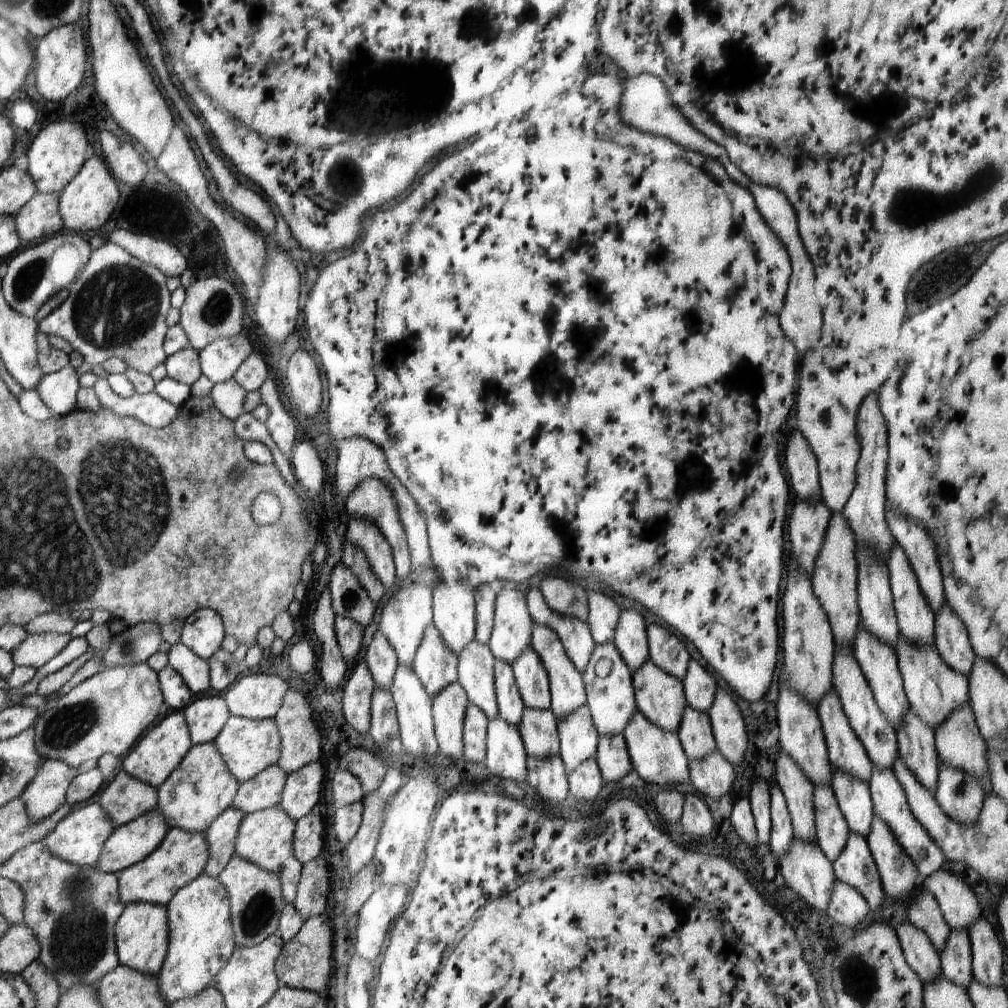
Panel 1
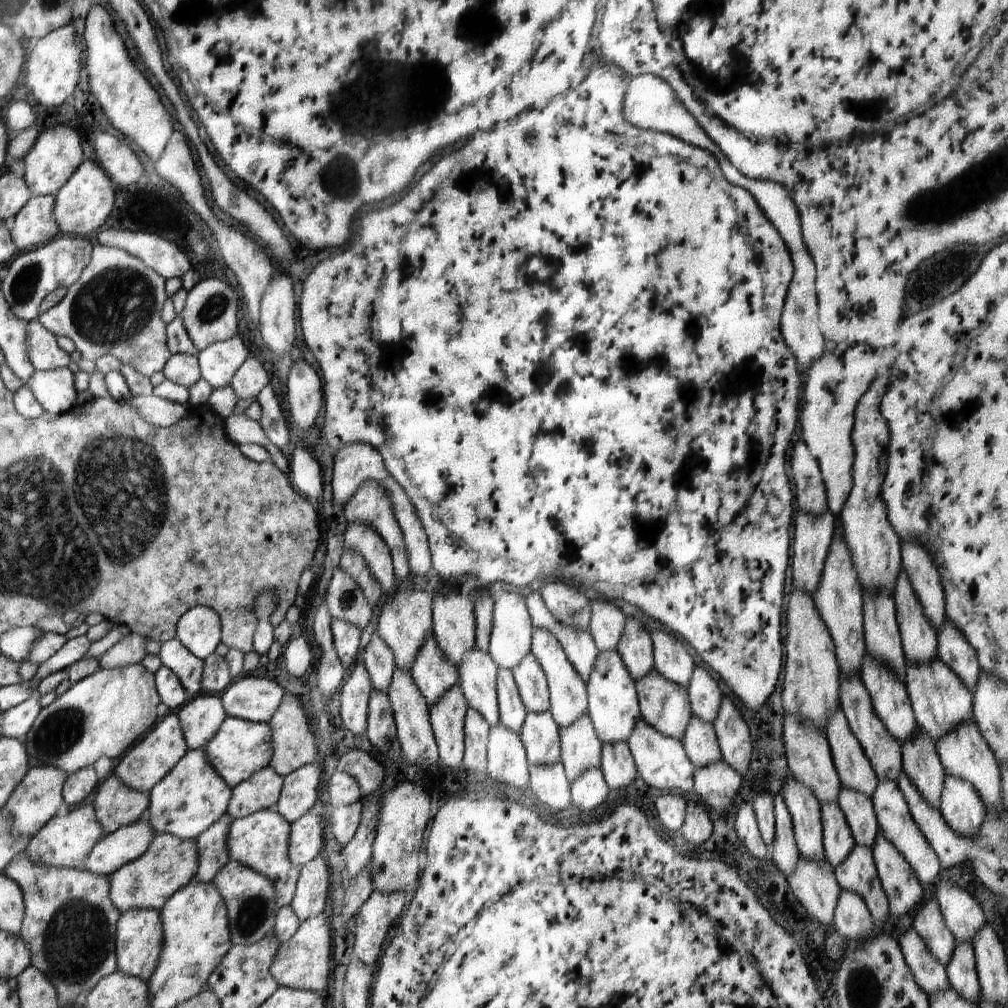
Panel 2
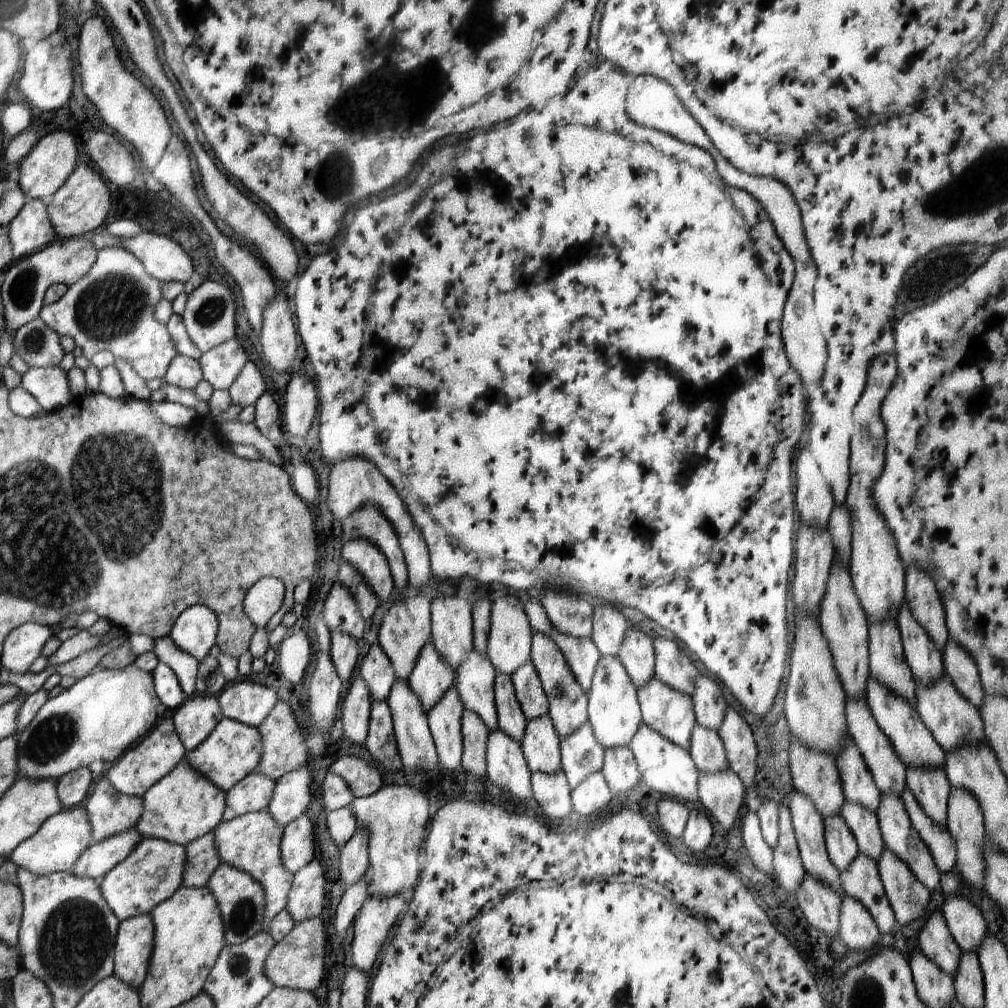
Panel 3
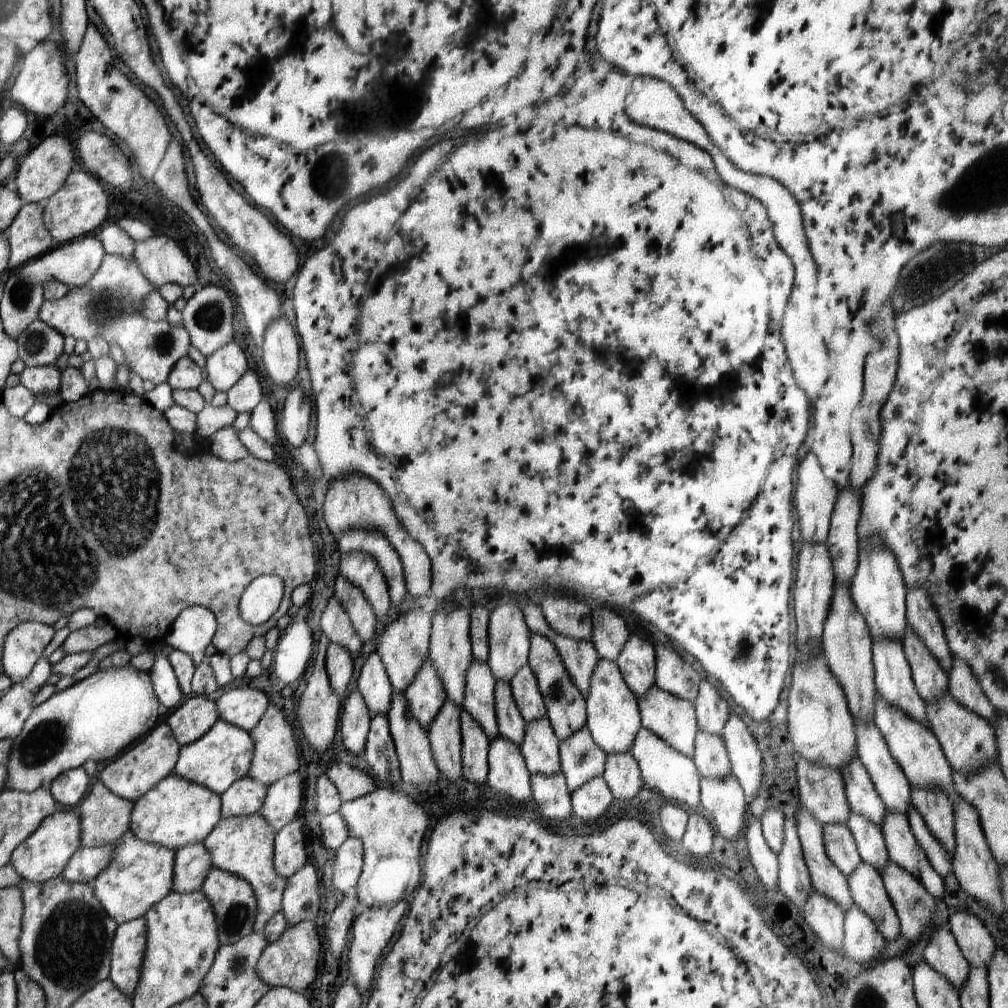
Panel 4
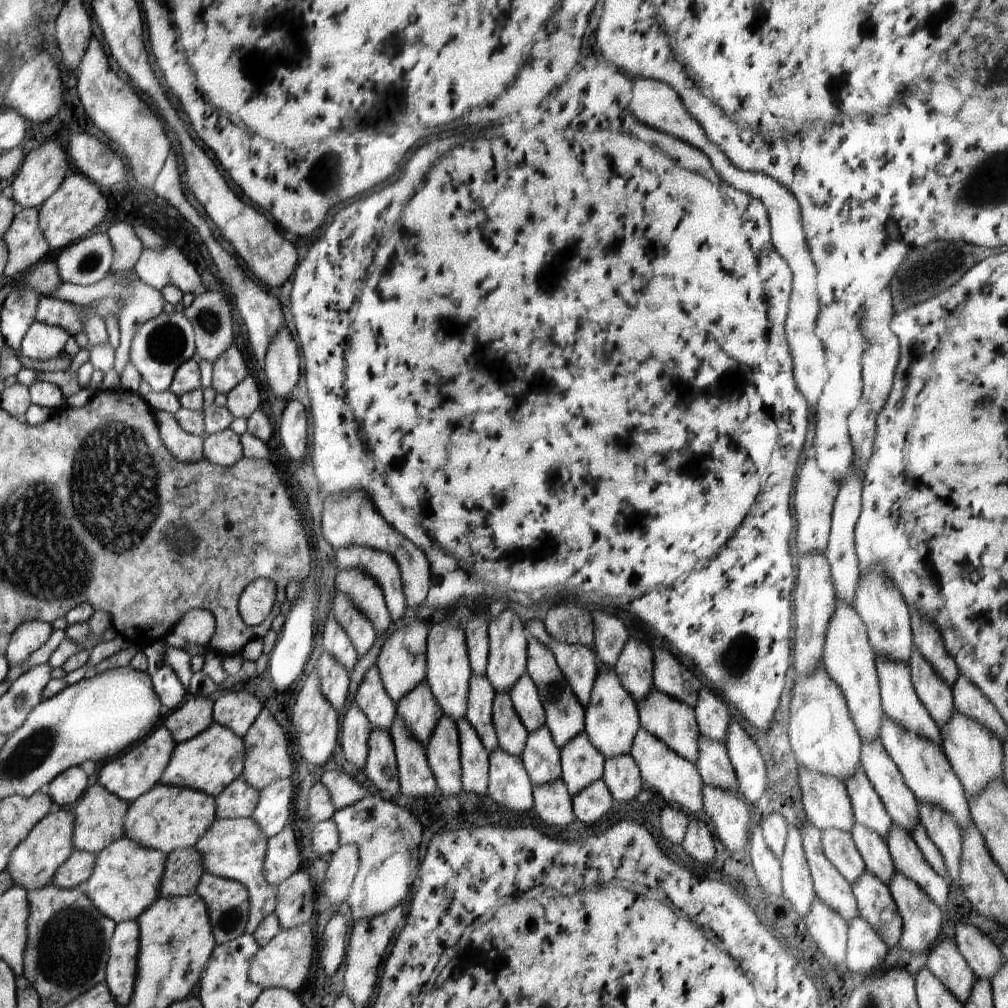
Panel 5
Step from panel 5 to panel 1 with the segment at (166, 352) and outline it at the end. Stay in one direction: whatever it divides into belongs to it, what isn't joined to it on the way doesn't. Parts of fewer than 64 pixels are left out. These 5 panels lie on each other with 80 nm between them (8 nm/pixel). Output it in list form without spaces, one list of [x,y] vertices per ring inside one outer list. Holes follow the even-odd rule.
[[[106,242],[100,248],[94,249],[93,256],[89,258],[88,264],[80,270],[80,276],[69,286],[68,298],[55,308],[46,318],[43,318],[40,322],[40,334],[50,334],[54,336],[61,336],[64,340],[68,340],[68,344],[72,346],[73,350],[79,352],[83,356],[83,362],[90,362],[90,364],[102,364],[110,357],[118,357],[124,360],[124,362],[134,370],[141,373],[150,374],[151,370],[160,363],[166,360],[166,354],[163,349],[164,337],[168,326],[166,324],[166,317],[170,308],[174,308],[174,292],[168,290],[168,277],[166,274],[162,274],[158,267],[152,266],[150,263],[143,263],[141,259],[137,259],[134,255],[131,255],[129,251],[118,246],[116,243]]]

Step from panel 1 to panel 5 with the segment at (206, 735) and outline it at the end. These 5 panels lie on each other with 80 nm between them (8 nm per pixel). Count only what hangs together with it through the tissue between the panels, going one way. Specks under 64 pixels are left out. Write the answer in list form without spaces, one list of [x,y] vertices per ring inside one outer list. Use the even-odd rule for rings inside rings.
[[[188,696],[184,704],[170,711],[166,717],[164,726],[172,732],[176,743],[189,741],[204,733],[208,726],[215,722],[212,720],[212,702],[206,697]]]

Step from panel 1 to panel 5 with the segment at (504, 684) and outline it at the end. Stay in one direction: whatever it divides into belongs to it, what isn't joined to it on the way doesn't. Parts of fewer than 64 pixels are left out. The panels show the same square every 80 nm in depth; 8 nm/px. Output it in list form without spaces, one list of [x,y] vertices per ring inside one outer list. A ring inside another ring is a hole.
[[[495,692],[493,723],[499,746],[507,753],[520,757],[529,734],[514,710],[509,692]]]

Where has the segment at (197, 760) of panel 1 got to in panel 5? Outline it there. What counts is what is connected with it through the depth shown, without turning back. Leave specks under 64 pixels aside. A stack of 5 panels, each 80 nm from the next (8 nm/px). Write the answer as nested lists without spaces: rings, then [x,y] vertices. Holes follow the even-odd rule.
[[[160,783],[148,793],[129,803],[125,814],[125,836],[139,845],[169,855],[176,849],[190,849],[212,828],[217,818],[217,801],[213,795],[176,785]]]

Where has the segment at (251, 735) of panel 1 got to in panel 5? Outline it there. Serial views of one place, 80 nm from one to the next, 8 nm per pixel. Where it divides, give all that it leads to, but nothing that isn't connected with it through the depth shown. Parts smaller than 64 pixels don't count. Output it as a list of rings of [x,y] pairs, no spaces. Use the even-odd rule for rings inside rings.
[[[215,722],[197,737],[176,743],[173,756],[170,757],[169,765],[162,773],[160,783],[199,790],[216,798],[234,780],[241,778],[244,773],[245,758],[244,738],[230,730],[230,727]]]

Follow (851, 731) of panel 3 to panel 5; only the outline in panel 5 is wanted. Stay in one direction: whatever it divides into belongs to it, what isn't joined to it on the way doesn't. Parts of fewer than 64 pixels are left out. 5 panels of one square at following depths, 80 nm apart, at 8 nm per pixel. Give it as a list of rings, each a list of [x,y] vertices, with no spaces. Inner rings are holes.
[[[876,737],[874,741],[862,741],[860,766],[864,769],[868,780],[870,780],[874,790],[878,793],[893,824],[904,828],[905,831],[912,834],[913,826],[920,823],[917,798],[908,786],[906,786],[896,763],[889,757],[886,750],[884,750],[884,745],[881,743],[879,737]]]

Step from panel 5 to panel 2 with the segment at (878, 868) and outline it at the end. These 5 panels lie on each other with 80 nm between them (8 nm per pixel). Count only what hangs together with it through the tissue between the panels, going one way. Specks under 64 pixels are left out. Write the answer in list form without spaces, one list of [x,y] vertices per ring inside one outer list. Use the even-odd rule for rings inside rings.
[[[846,787],[839,790],[837,798],[853,839],[871,850],[877,832],[880,831],[872,799],[859,790]]]

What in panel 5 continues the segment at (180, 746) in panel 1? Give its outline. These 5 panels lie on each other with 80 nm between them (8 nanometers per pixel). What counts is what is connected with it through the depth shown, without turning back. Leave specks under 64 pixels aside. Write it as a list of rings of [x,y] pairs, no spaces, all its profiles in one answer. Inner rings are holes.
[[[164,724],[154,730],[152,734],[146,737],[145,741],[139,742],[132,750],[126,751],[120,758],[114,758],[108,762],[98,774],[97,782],[106,787],[112,794],[118,795],[131,803],[148,793],[156,785],[160,784],[162,773],[169,765],[170,757],[173,756],[173,750],[176,748],[176,741],[172,732]]]

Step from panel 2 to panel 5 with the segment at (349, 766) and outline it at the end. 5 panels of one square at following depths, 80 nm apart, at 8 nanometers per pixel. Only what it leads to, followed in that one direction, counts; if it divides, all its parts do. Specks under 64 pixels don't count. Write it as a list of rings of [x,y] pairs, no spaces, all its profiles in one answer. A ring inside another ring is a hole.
[[[344,771],[324,772],[320,782],[326,785],[336,811],[354,805],[368,794],[362,783]]]

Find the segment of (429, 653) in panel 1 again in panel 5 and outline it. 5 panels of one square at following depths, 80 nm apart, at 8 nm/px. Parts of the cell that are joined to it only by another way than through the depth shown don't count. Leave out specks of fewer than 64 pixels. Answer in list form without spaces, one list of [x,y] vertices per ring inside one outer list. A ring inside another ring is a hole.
[[[427,680],[405,694],[396,704],[399,720],[407,726],[411,737],[427,745],[438,719],[444,714],[442,707],[431,693]]]

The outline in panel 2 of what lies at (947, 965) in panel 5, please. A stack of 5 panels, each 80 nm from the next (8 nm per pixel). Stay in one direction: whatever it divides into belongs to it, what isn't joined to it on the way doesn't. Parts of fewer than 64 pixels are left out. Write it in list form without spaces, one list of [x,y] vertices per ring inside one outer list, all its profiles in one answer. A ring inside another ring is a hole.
[[[936,898],[921,903],[911,915],[912,928],[920,935],[929,951],[943,965],[947,965],[956,940],[944,922]]]

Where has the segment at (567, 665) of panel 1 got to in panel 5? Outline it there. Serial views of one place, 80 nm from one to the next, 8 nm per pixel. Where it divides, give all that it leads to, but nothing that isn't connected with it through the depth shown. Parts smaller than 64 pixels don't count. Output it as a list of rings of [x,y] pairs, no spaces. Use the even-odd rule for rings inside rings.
[[[528,634],[527,638],[527,672],[536,685],[538,696],[545,710],[545,724],[549,728],[554,744],[559,748],[578,736],[585,727],[585,706],[575,697],[568,681],[563,677],[558,663],[542,643]]]

